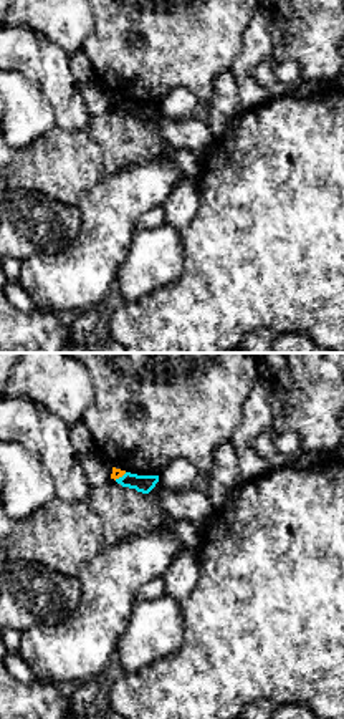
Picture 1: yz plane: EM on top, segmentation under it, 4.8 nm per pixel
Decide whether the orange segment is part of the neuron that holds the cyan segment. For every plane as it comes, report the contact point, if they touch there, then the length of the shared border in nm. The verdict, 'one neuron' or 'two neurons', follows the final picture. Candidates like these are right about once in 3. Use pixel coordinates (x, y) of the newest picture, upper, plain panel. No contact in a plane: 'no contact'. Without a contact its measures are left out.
(119, 106) | 70 nm

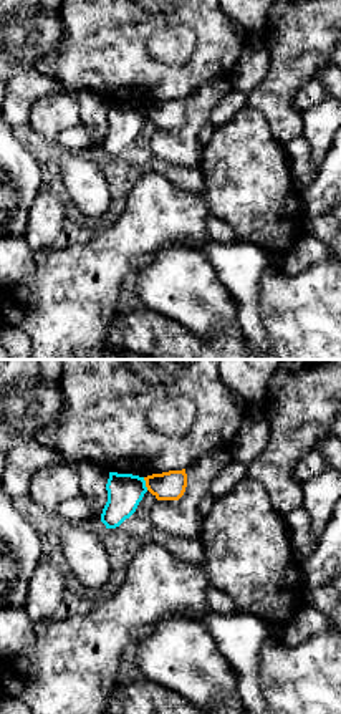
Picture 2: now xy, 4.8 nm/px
(144, 113) | 70 nm

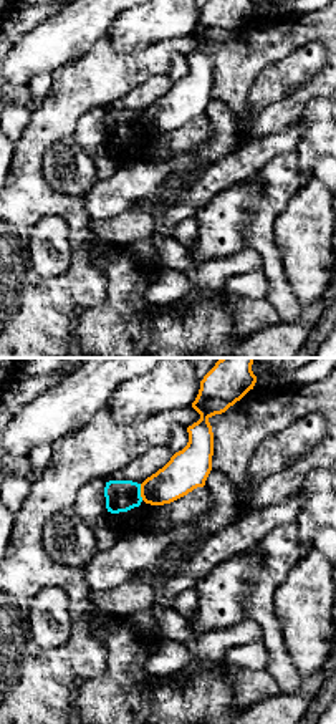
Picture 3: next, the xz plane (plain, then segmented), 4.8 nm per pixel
(139, 121) | 80 nm

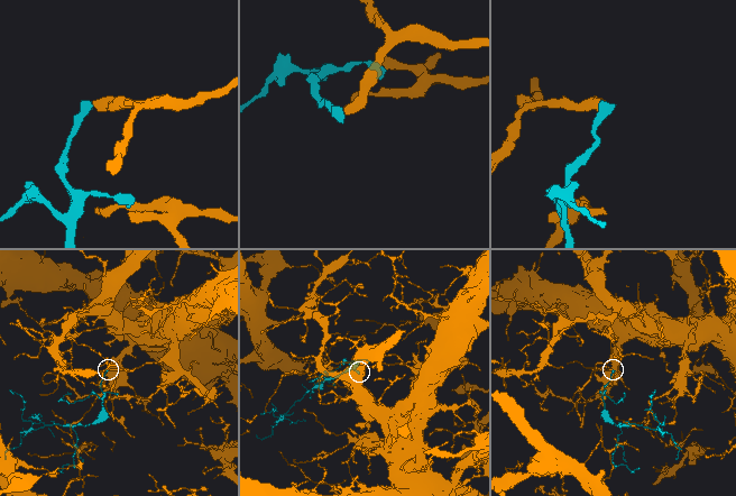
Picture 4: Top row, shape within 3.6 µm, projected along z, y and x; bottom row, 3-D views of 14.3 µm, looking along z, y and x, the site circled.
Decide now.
two neurons

